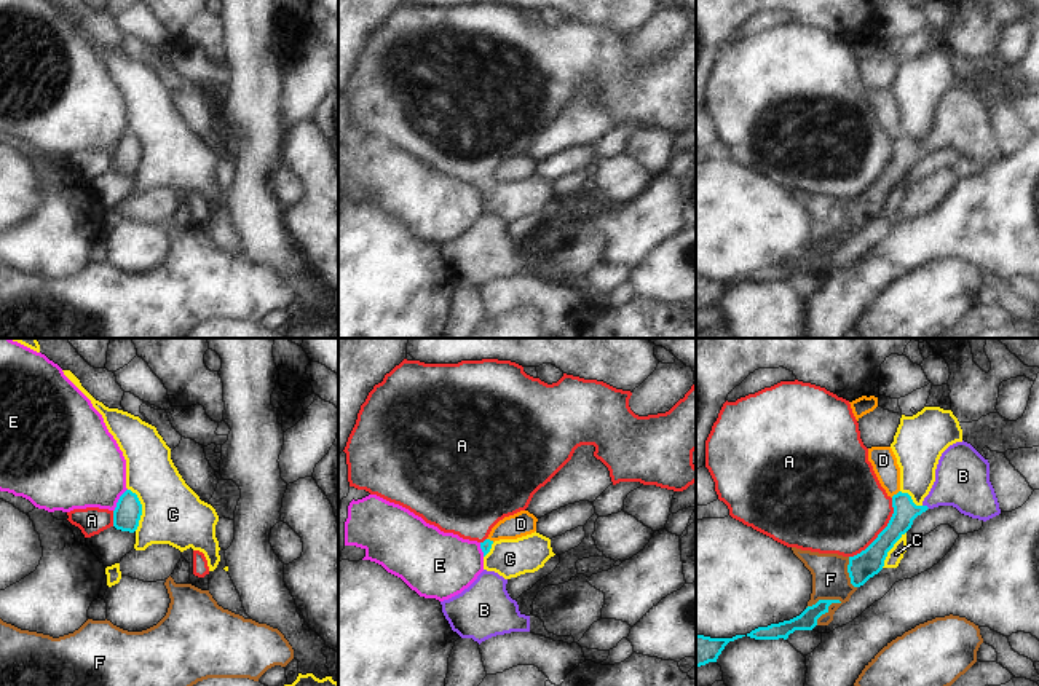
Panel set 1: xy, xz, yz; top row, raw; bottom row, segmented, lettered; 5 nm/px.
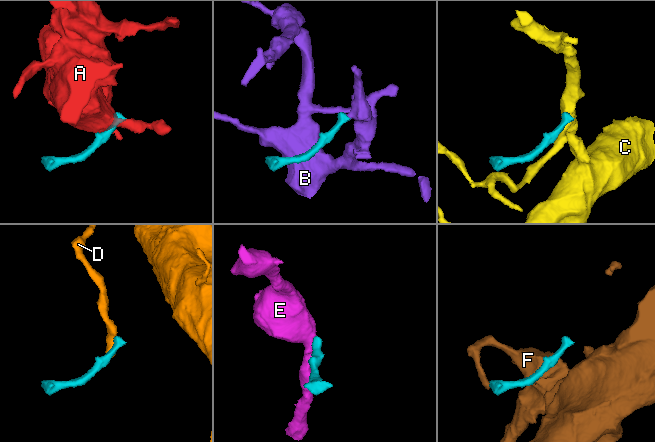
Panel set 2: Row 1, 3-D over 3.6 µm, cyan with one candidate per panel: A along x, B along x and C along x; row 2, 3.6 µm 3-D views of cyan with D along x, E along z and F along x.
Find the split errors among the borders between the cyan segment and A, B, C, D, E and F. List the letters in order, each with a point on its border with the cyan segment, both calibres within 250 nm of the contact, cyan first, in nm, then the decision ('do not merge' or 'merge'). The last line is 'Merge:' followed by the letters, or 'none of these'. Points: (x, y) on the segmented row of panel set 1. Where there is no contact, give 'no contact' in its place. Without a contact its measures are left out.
A: yz (881, 532) | 140/460 nm | do not merge
B: yz (926, 506) | 120/280 nm | merge
C: xy (141, 509) | 140/300 nm | do not merge
D: yz (894, 495) | 120/130 nm | do not merge
E: xy (118, 500) | 140/420 nm | do not merge
F: yz (825, 611) | 100/190 nm | do not merge
Merge: B

